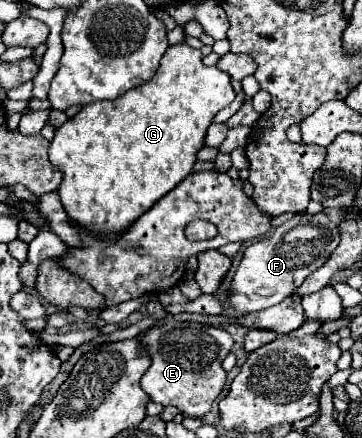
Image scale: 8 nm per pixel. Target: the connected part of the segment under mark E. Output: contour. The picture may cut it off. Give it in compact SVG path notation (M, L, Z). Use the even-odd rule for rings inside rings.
M168 322L166 326L150 328L142 336L142 342L152 358L152 366L140 380L142 390L154 402L176 406L192 418L208 414L226 384L222 360L232 350L232 336L222 328L200 326L196 322Z

